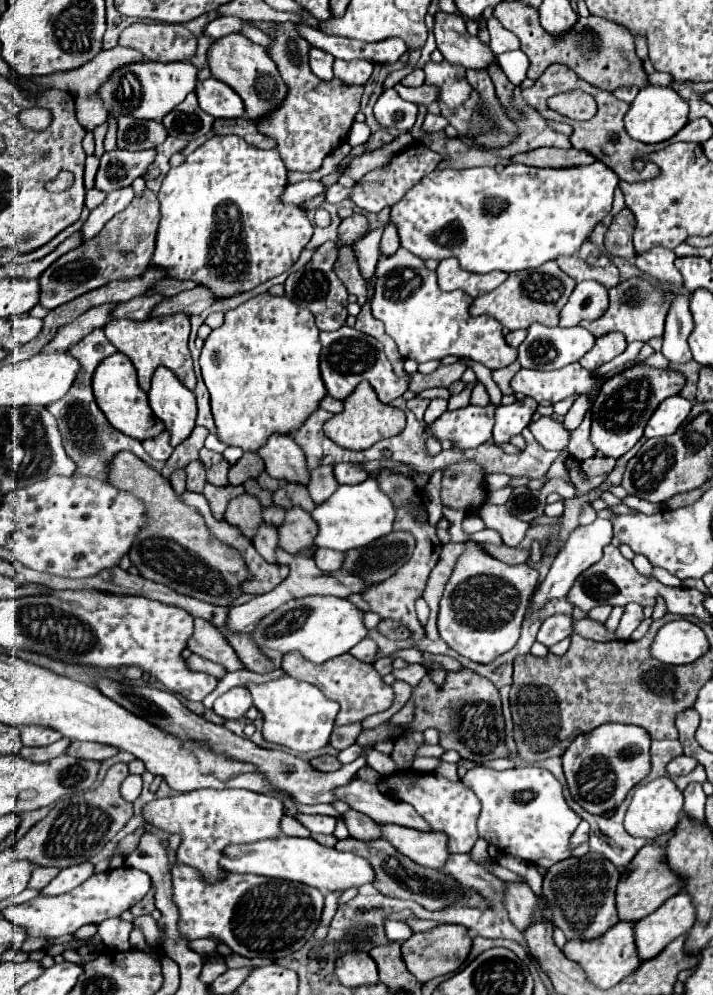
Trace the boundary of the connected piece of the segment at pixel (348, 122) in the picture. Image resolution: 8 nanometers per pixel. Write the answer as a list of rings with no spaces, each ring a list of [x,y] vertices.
[[[278,23],[278,27],[284,27],[284,31],[272,37],[272,47],[268,47],[268,53],[278,65],[282,79],[288,83],[288,97],[272,115],[256,121],[256,127],[260,133],[278,141],[278,153],[288,171],[316,171],[320,169],[324,157],[344,143],[360,109],[364,87],[346,85],[335,77],[332,81],[322,81],[312,75],[308,67],[310,43],[304,43],[300,35],[292,35],[294,23]]]

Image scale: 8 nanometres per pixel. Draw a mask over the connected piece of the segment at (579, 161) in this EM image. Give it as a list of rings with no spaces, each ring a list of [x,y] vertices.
[[[534,149],[522,155],[516,155],[514,161],[530,165],[530,167],[552,167],[552,169],[562,169],[562,167],[578,167],[578,165],[590,165],[596,159],[588,151],[578,151],[578,149]]]

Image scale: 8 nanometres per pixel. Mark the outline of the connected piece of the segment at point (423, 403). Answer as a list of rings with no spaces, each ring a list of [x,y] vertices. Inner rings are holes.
[[[414,397],[408,401],[408,409],[416,415],[416,419],[422,423],[422,417],[424,417],[424,411],[428,407],[428,399],[422,399],[422,397]]]

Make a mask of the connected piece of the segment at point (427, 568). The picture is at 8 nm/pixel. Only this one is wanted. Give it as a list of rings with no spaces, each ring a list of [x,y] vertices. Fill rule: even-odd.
[[[398,509],[398,515],[396,515],[396,521],[394,521],[394,529],[402,529],[402,531],[410,531],[416,539],[416,549],[410,557],[410,561],[400,567],[392,577],[388,577],[386,581],[374,585],[372,589],[368,589],[362,597],[370,603],[372,611],[374,613],[380,613],[382,619],[394,619],[394,621],[400,621],[402,625],[406,625],[410,631],[412,631],[412,639],[418,641],[424,637],[424,631],[416,619],[416,609],[414,609],[414,603],[416,599],[422,597],[424,593],[424,587],[426,587],[426,581],[428,581],[428,575],[430,571],[434,569],[438,557],[440,557],[440,547],[442,543],[438,541],[436,537],[436,529],[428,523],[418,523],[416,517],[408,511],[408,509]]]

